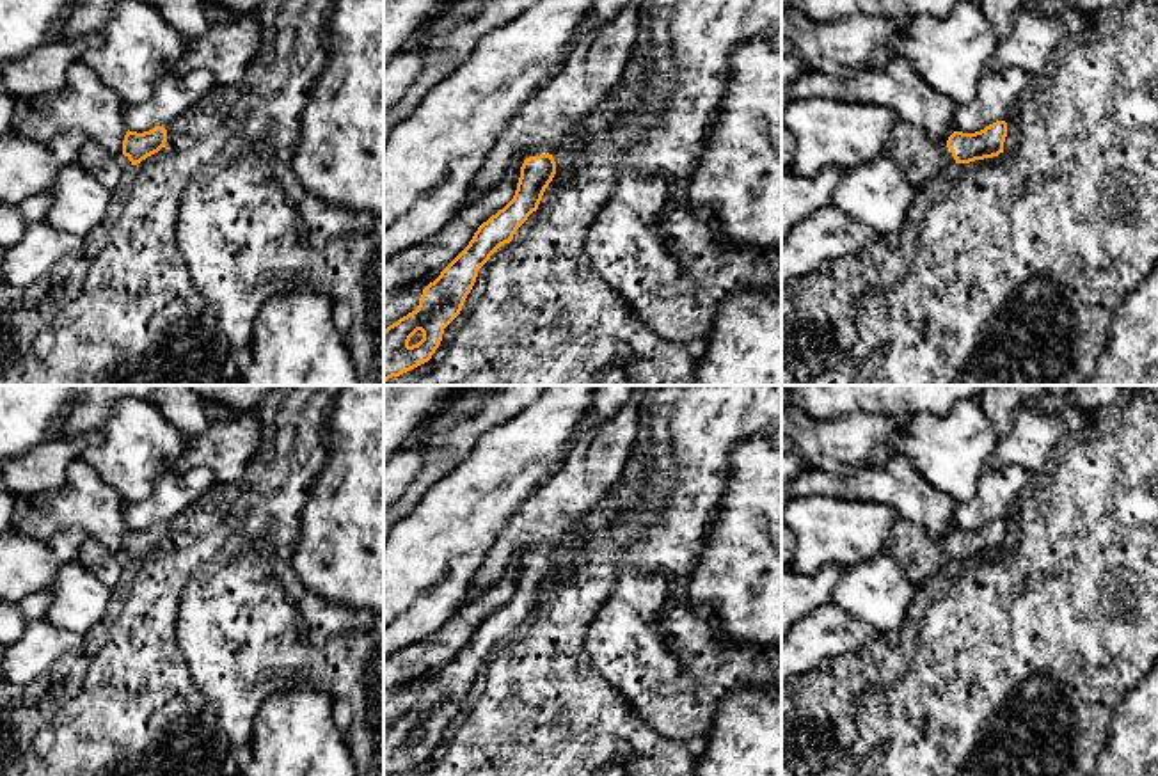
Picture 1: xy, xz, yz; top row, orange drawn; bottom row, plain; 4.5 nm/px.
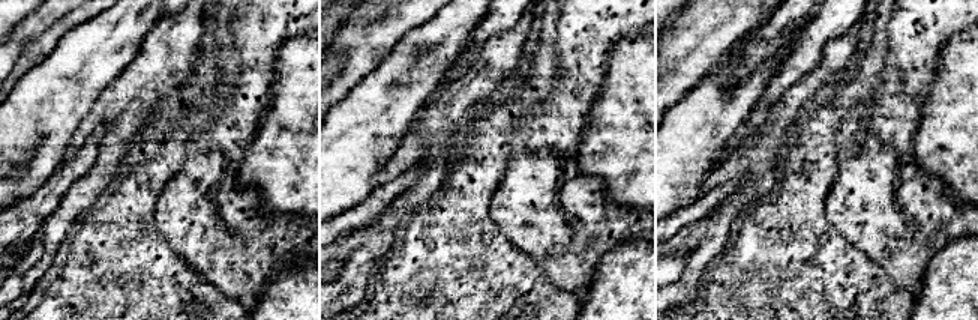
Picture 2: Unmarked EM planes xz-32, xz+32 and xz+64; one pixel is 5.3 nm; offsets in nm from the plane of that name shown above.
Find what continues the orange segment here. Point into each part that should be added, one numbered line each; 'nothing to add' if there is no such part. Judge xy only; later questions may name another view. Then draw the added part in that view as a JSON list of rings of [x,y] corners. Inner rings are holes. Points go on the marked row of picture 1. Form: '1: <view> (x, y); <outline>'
1: xy (109, 169); [[[92,140],[83,144],[76,163],[110,190],[117,188],[133,169],[128,156],[110,154]]]

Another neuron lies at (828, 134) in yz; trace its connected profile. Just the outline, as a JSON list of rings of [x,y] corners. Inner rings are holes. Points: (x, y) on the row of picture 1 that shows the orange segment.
[[[790,98],[781,110],[781,126],[796,139],[796,154],[785,170],[812,178],[828,167],[851,169],[883,156],[899,115],[884,107],[842,103],[822,98]]]

